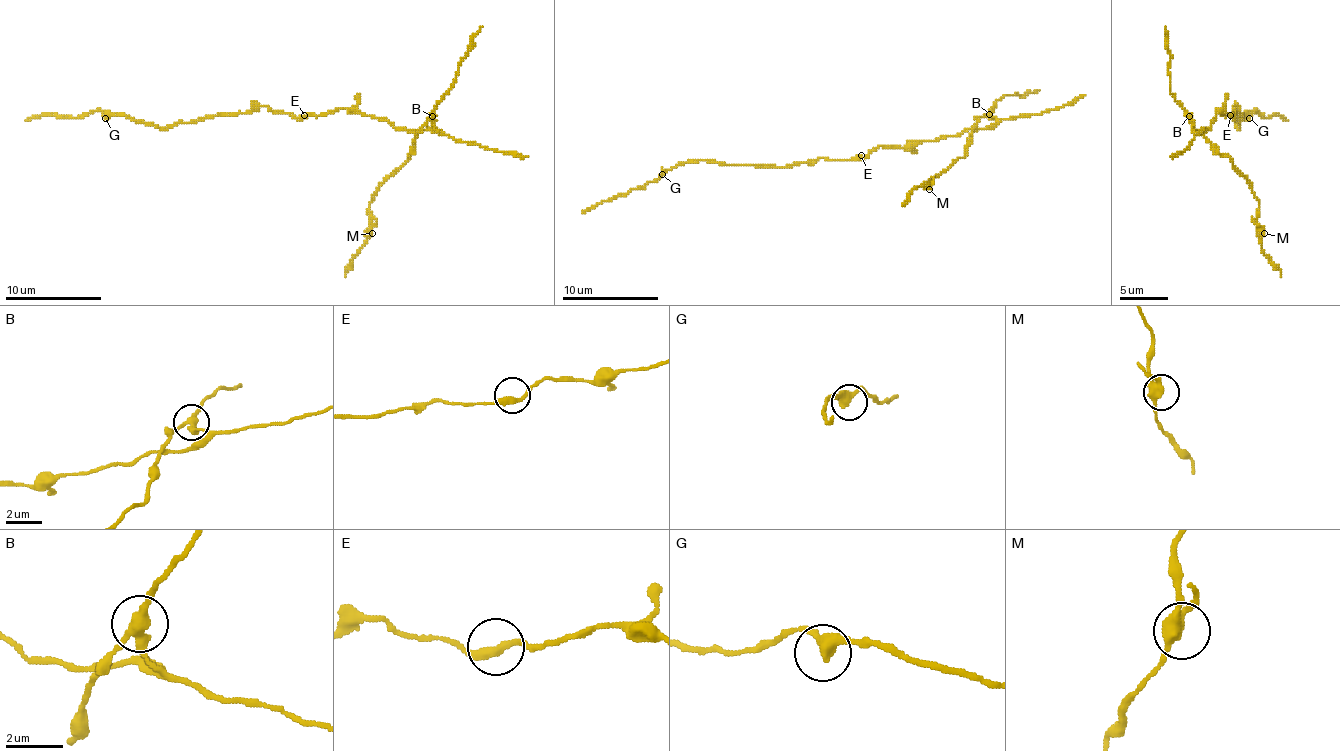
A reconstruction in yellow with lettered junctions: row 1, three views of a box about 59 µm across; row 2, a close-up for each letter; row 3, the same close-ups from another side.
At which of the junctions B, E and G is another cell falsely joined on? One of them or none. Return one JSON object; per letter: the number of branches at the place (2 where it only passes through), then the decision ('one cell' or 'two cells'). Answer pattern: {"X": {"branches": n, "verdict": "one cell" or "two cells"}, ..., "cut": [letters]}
{"B": {"branches": 3, "verdict": "two cells"}, "E": {"branches": 2, "verdict": "one cell"}, "G": {"branches": 2, "verdict": "one cell"}, "cut": ["B"]}

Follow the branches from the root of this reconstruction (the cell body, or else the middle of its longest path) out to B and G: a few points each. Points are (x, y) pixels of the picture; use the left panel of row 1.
B: (307, 118), (333, 113), (340, 108), (357, 108), (367, 115), (388, 120), (396, 127), (417, 132), (432, 115)
G: (307, 118), (273, 113), (266, 106), (244, 113), (206, 115), (165, 127), (146, 125), (124, 115), (105, 118)

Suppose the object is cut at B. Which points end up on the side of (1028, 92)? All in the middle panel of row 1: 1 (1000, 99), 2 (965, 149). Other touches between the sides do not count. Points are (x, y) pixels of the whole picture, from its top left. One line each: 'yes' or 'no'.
1: yes
2: yes

